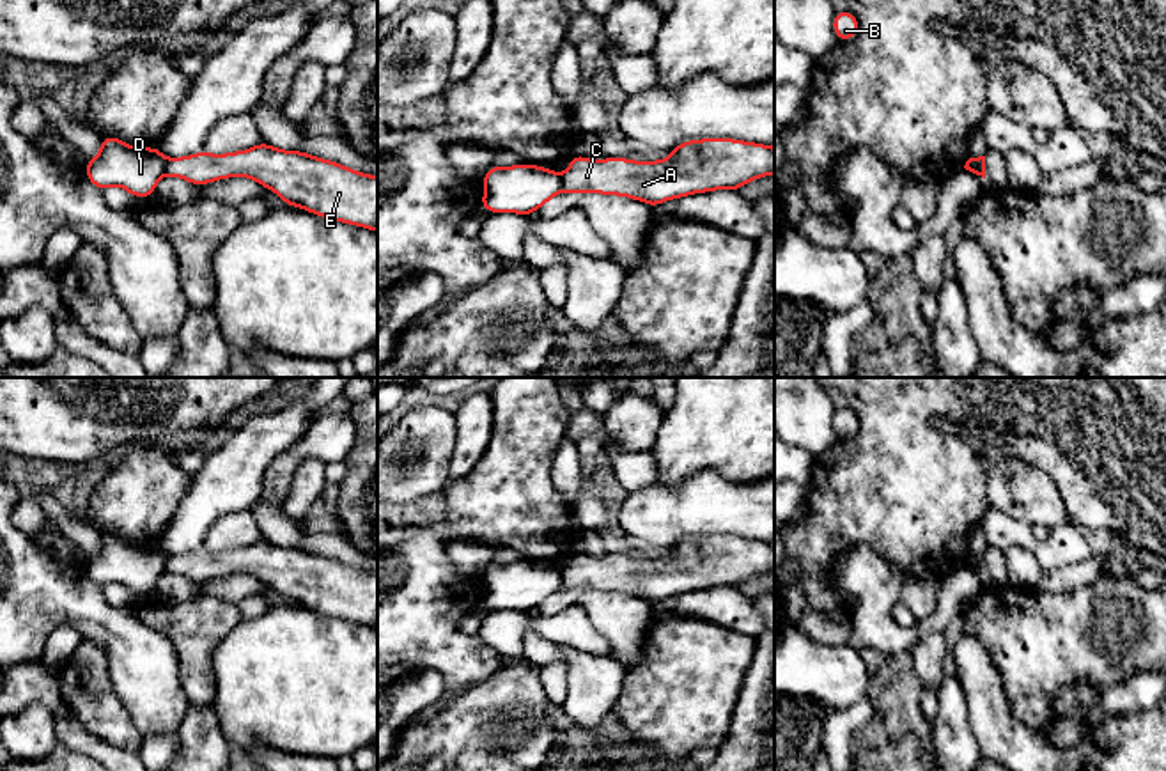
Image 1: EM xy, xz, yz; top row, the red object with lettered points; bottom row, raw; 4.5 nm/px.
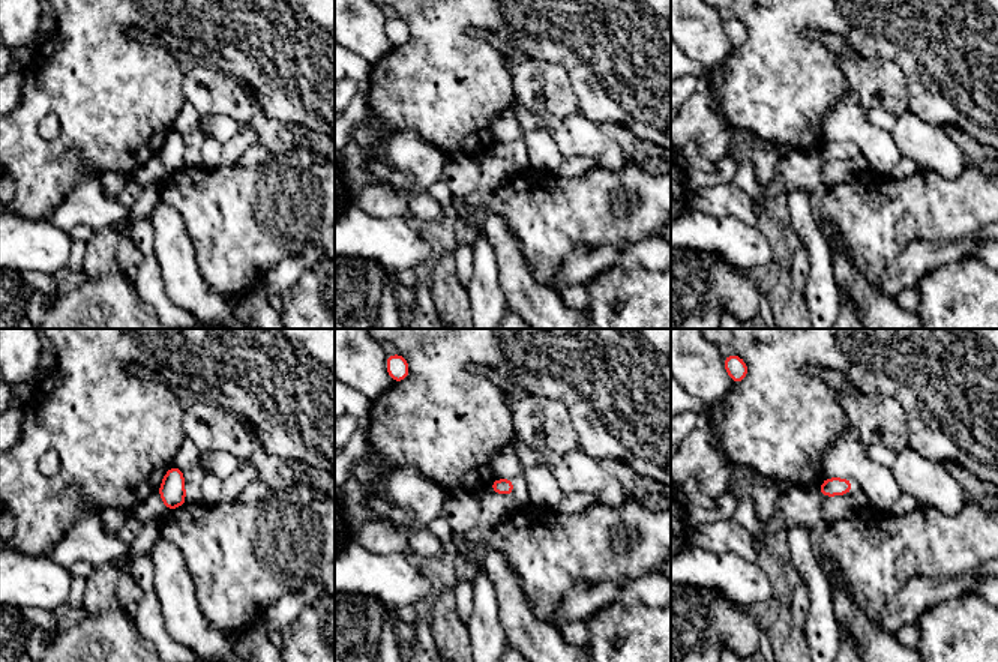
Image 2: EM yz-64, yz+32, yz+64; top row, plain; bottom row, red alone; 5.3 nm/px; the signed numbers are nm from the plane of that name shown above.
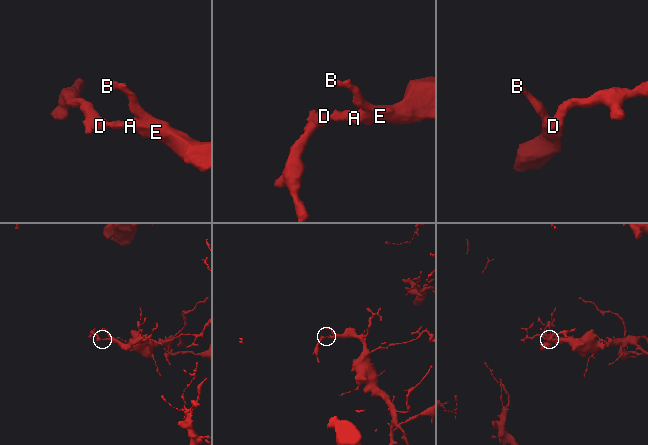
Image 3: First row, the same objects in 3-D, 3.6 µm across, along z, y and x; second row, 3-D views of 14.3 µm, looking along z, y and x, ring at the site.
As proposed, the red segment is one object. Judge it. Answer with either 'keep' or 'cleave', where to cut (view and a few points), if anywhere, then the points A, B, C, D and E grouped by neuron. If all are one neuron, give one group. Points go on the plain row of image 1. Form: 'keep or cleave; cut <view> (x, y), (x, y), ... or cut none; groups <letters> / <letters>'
cleave; cut xz (560, 573), (564, 587); groups A B C E / D

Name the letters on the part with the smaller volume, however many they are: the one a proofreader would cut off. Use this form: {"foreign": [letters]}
{"foreign": ["D"]}

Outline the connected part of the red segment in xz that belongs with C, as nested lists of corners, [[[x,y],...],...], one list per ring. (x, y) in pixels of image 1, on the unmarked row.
[[[734,535],[686,537],[661,558],[633,558],[610,553],[592,558],[576,551],[562,572],[567,590],[602,590],[641,597],[650,604],[670,596],[714,587],[741,587],[746,580],[774,571],[774,544]]]

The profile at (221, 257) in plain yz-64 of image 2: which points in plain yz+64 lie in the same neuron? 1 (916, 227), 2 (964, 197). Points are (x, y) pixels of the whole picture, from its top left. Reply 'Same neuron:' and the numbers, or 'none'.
Same neuron: 1, 2

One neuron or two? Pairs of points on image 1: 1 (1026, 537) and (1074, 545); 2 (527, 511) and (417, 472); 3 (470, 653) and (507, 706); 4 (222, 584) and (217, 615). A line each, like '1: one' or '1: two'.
1: one
2: two
3: two
4: two

